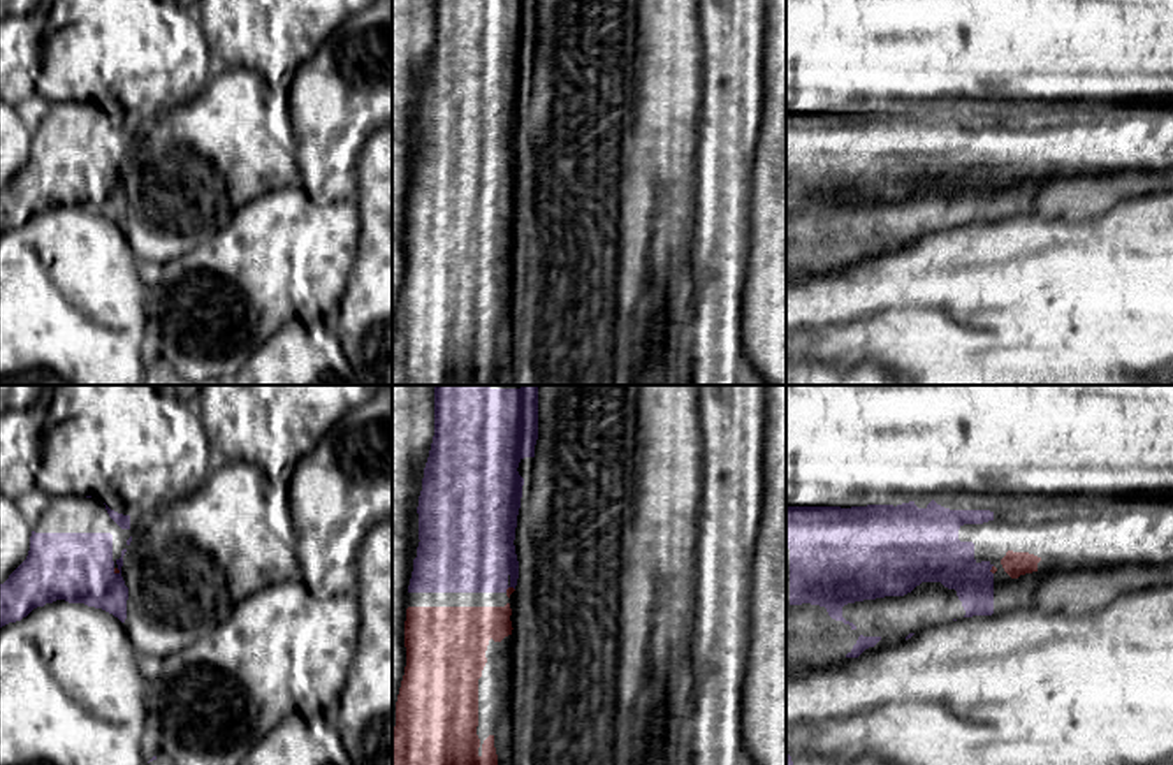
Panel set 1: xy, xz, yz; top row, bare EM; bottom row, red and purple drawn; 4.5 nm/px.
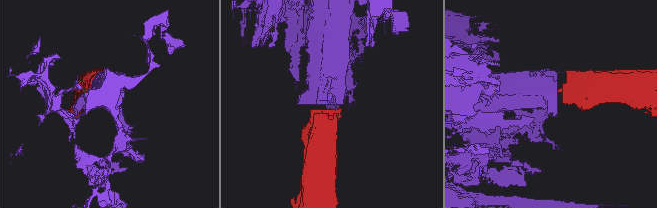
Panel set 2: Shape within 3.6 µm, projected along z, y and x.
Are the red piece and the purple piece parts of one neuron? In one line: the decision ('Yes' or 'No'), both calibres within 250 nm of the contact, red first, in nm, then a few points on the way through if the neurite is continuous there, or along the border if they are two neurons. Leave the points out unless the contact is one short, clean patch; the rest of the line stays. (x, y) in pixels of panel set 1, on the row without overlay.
Yes. Thickness 20 nm (red) against 320 nm. Path across: xy (116, 176), (116, 174), (76, 173)

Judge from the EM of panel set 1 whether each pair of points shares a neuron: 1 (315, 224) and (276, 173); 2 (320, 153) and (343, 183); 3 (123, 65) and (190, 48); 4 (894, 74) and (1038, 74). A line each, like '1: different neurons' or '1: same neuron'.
1: different neurons
2: same neuron
3: same neuron
4: same neuron

